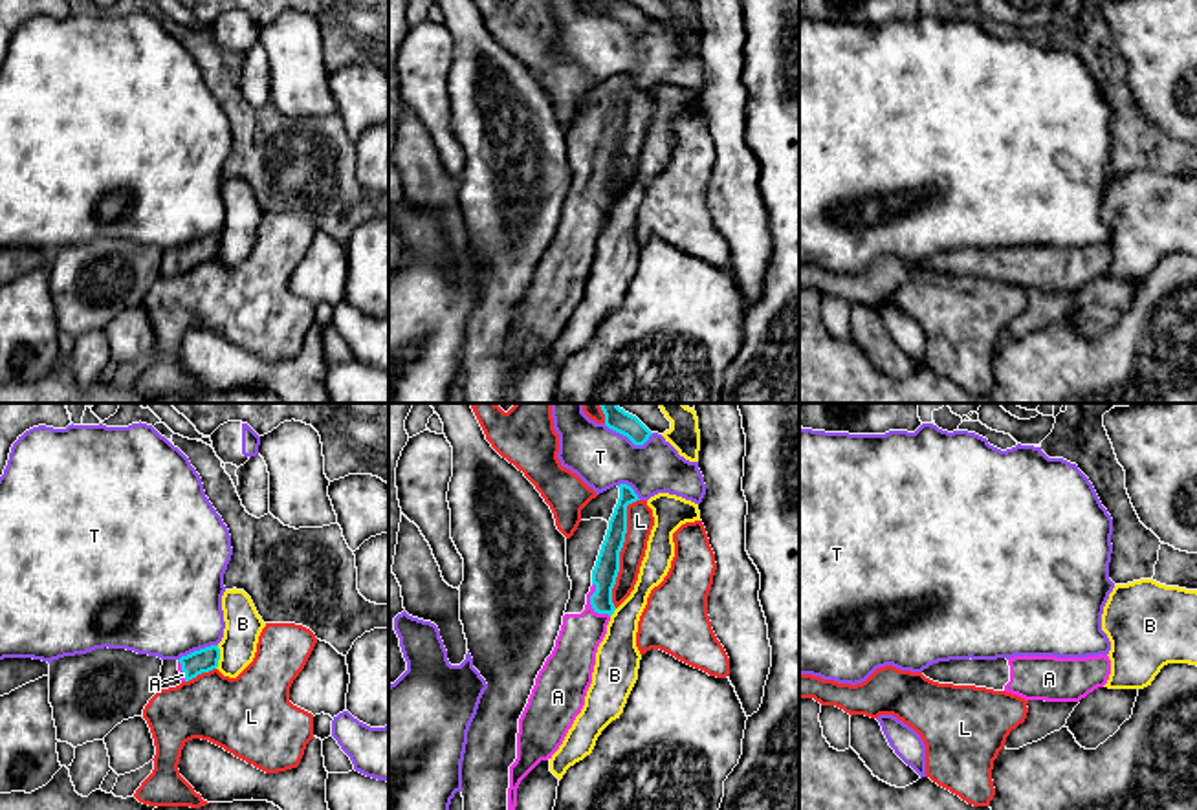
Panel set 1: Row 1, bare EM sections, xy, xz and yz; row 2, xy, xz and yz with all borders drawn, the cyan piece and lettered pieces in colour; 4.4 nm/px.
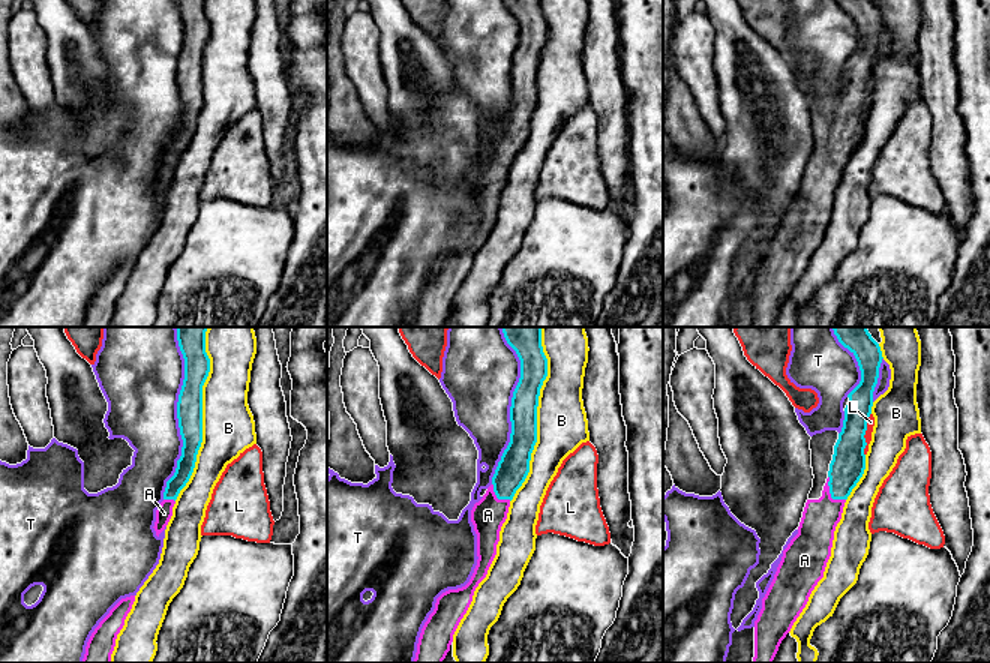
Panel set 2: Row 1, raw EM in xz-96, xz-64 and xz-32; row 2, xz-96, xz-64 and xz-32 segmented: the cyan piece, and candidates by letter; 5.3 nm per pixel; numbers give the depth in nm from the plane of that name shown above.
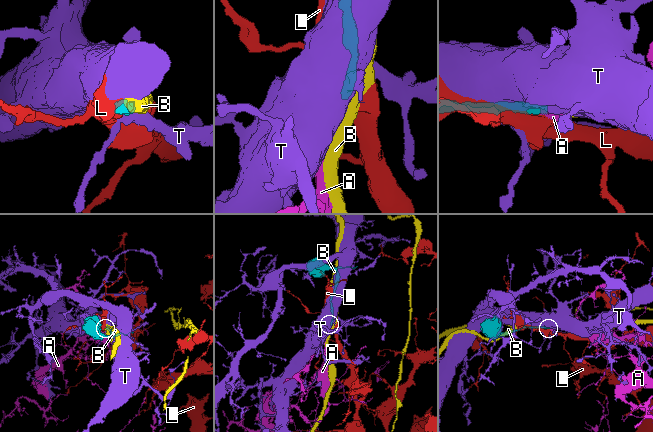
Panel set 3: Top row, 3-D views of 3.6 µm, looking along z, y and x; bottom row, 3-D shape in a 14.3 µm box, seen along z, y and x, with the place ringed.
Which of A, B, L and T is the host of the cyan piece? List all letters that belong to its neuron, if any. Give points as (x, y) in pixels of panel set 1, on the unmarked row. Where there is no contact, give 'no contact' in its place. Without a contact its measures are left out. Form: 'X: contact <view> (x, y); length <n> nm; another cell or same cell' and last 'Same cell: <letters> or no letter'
A: contact xz (591, 193); length 170 nm; same cell
B: contact xy (219, 246); length 110 nm; another cell
L: contact xz (620, 140); length 500 nm; another cell
T: contact xz (629, 28); length 220 nm; another cell
Same cell: A

